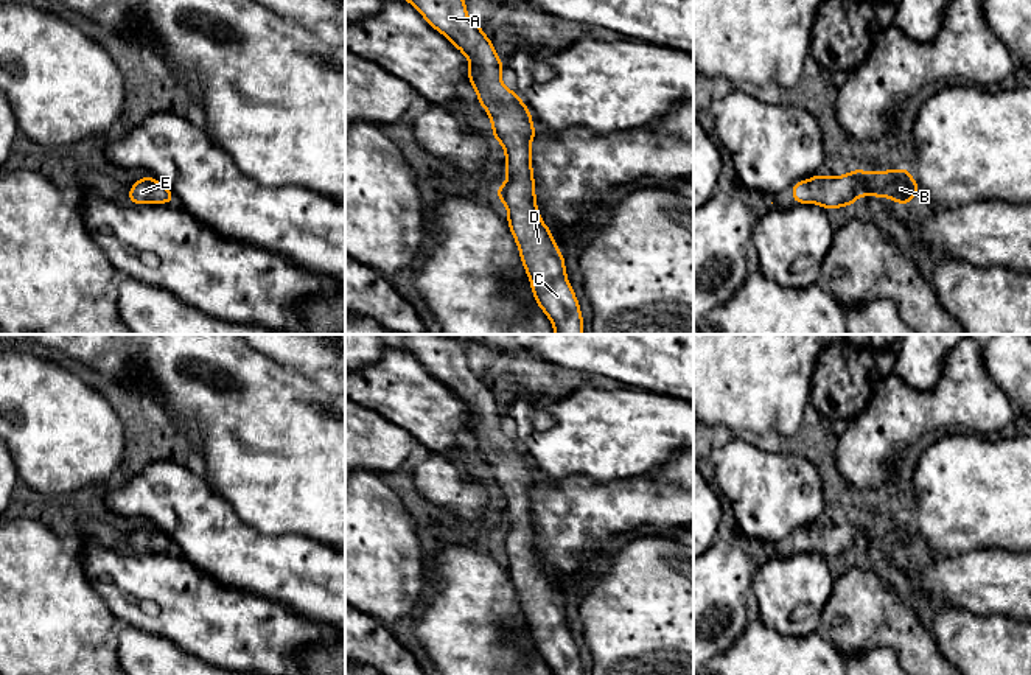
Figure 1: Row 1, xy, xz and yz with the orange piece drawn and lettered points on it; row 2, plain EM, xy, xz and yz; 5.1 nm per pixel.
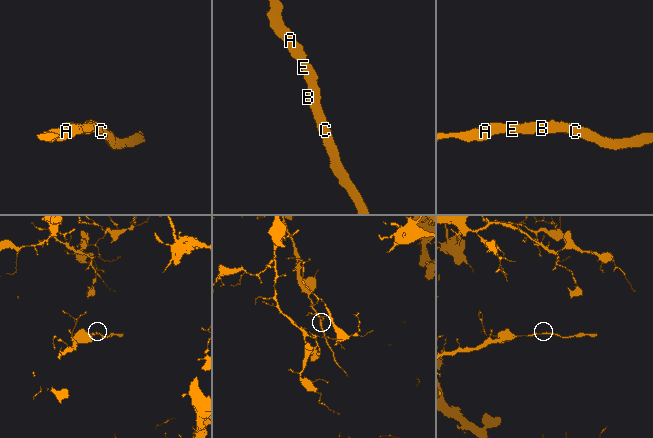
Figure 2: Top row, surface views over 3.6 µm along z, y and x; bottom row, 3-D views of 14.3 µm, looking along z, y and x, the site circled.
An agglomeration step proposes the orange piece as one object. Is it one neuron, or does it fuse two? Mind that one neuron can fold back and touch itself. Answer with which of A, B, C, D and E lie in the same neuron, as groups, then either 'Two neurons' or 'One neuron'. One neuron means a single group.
Groups: A B C D E. One neuron

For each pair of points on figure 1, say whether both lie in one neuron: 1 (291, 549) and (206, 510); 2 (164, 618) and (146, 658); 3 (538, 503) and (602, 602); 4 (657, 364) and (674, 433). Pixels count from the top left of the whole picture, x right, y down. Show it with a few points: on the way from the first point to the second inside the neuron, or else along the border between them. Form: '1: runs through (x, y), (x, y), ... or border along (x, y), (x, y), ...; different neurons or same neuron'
1: runs through (269, 549), (244, 549), (227, 532); same neuron
2: border along (125, 624), (162, 635), (188, 654); different neurons
3: border along (610, 552), (593, 574); different neurons
4: border along (629, 386), (677, 398); different neurons

